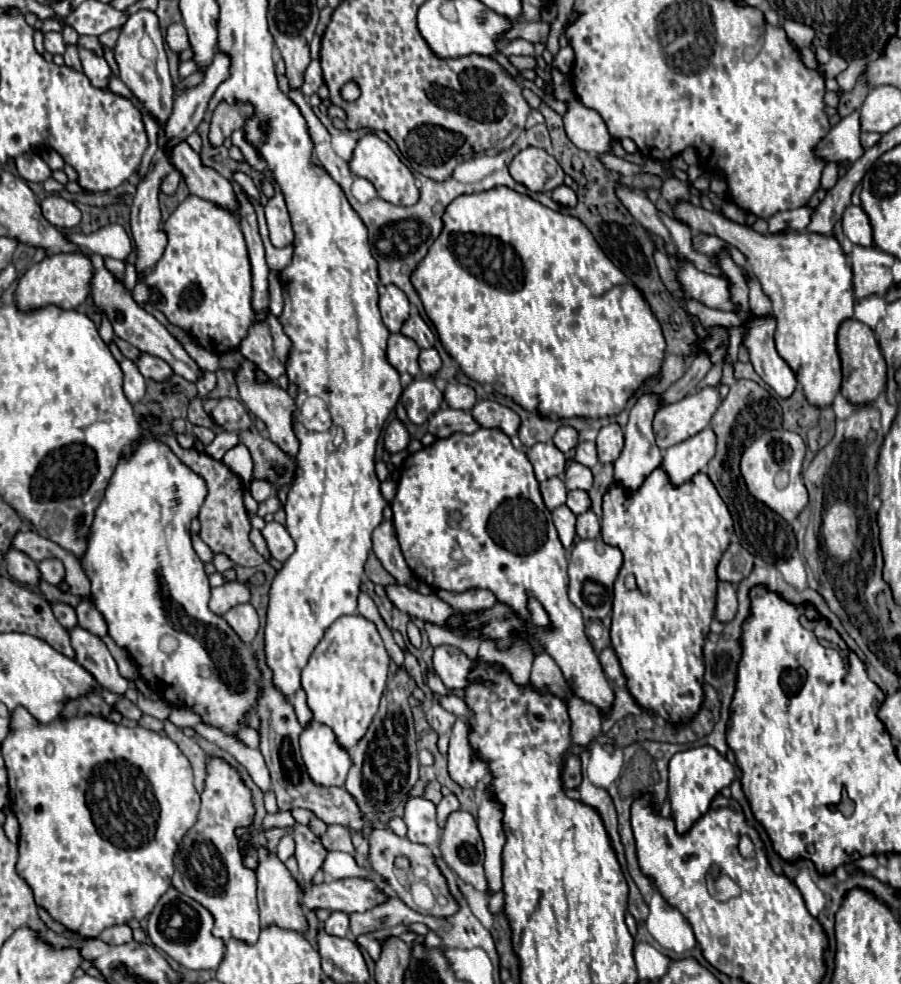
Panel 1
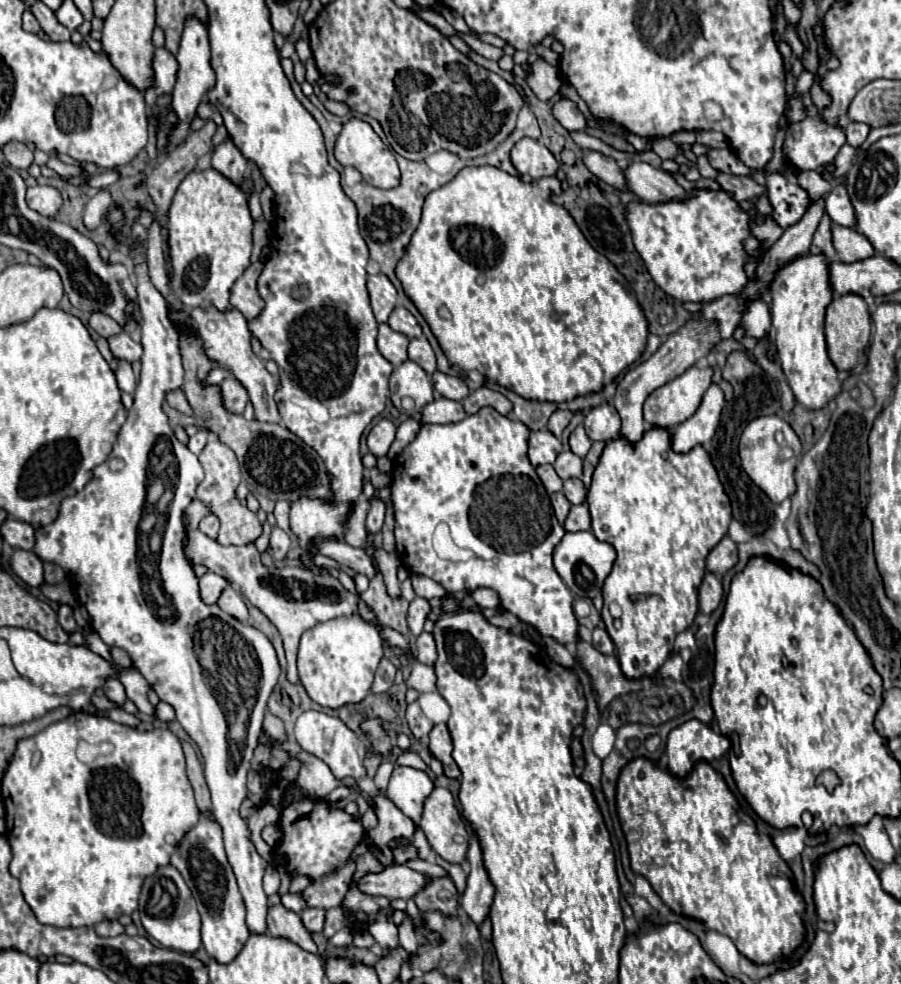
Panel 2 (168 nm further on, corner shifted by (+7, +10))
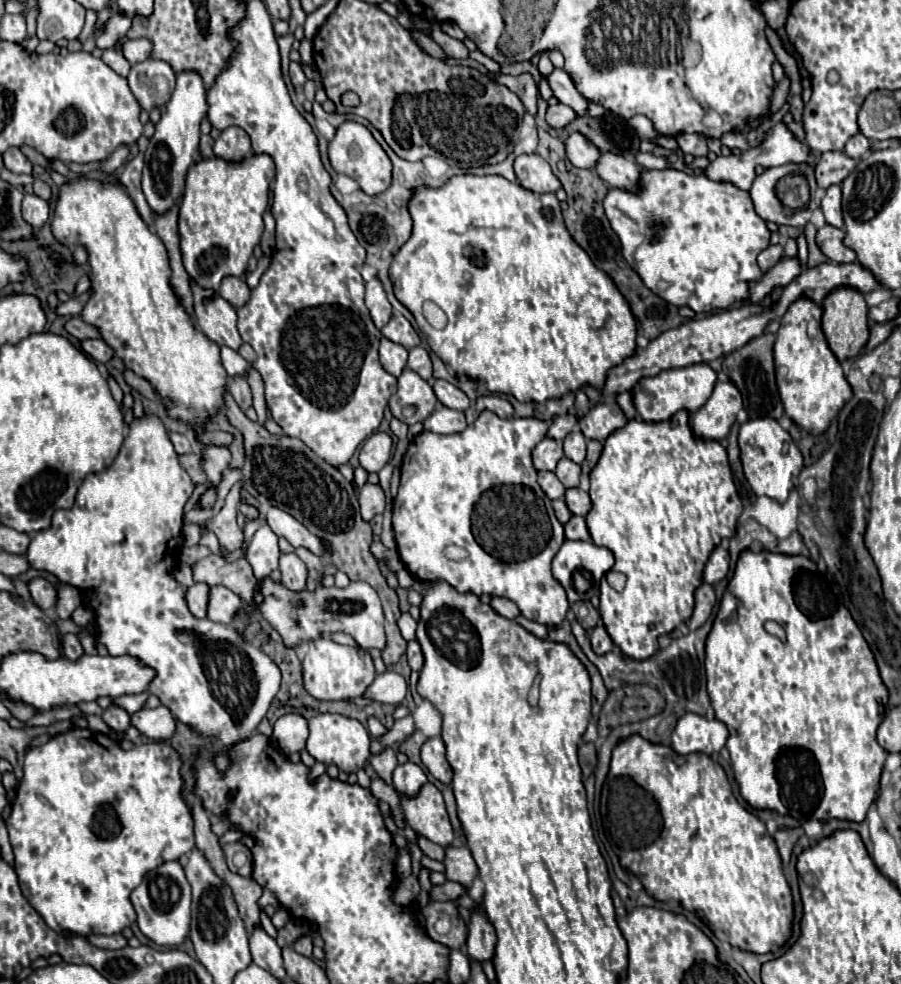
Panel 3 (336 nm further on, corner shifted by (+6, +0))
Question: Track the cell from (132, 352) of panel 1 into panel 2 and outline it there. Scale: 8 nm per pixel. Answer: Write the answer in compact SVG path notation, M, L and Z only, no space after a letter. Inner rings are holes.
M94 311L88 319L88 327L92 327L100 337L110 337L110 335L118 335L122 331L122 327L110 319L110 315L102 315L100 311Z

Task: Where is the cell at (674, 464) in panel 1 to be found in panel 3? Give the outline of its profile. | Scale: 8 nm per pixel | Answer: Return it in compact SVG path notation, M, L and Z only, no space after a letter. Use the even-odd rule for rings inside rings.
M717 381L709 401L691 415L693 435L707 441L723 441L741 407L743 399L735 385L731 385L731 381Z

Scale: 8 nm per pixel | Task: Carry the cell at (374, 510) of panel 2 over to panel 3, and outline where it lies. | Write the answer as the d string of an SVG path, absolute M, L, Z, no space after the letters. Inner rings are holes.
M365 485L359 491L359 505L361 505L361 517L369 523L375 515L385 511L385 495L379 485Z

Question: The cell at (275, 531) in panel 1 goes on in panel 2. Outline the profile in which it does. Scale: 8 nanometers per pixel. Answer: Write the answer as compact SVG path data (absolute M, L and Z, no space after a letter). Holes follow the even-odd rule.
M274 527L274 529L272 529L272 537L270 537L272 557L278 559L278 561L284 561L288 549L290 549L290 537L288 537L280 527Z

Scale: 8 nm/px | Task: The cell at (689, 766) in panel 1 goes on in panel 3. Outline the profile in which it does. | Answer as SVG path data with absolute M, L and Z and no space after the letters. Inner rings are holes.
M685 713L677 727L673 729L671 749L677 755L691 755L691 753L705 753L713 755L719 753L729 739L729 729L713 719L705 719L695 713Z

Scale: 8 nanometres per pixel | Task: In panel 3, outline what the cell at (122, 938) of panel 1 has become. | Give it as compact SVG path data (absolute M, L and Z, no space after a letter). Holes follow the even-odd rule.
M95 935L87 939L91 941L91 945L101 947L101 949L121 949L127 945L127 939L123 935Z

